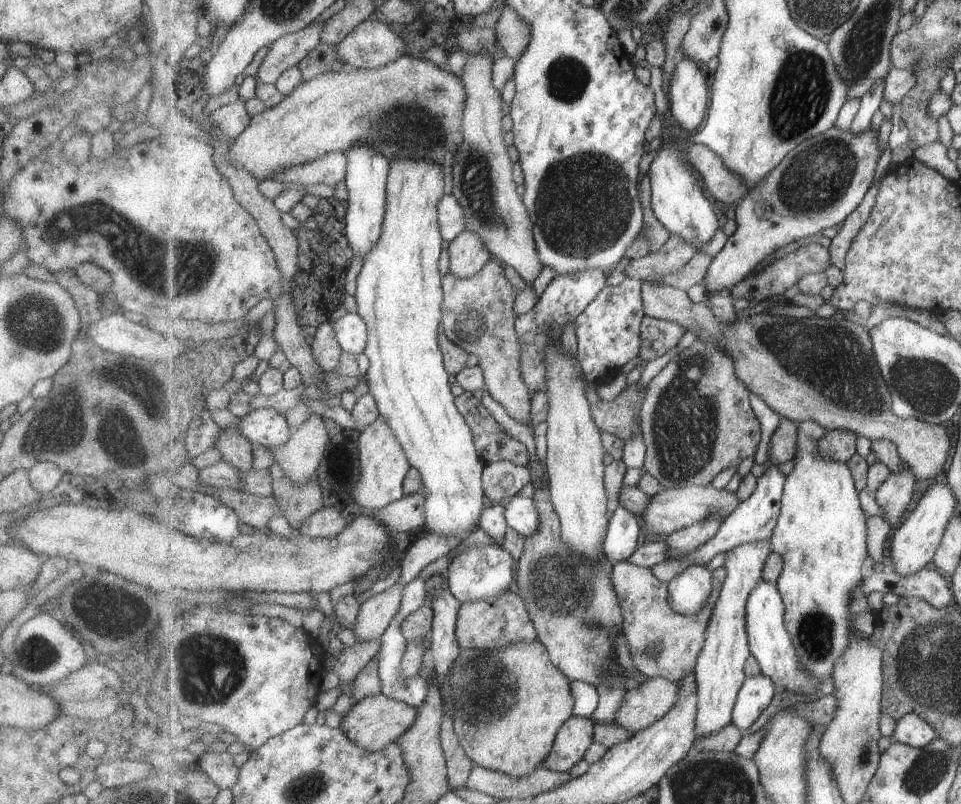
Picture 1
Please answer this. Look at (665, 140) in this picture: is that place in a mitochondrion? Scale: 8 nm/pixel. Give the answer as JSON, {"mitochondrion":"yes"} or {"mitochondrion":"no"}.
{"mitochondrion":"no"}

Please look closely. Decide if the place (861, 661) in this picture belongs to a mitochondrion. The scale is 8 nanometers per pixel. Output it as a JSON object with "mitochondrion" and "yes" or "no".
{"mitochondrion":"no"}

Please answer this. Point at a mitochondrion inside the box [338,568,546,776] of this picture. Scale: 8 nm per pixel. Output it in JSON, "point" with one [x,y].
{"point":[482,692]}

